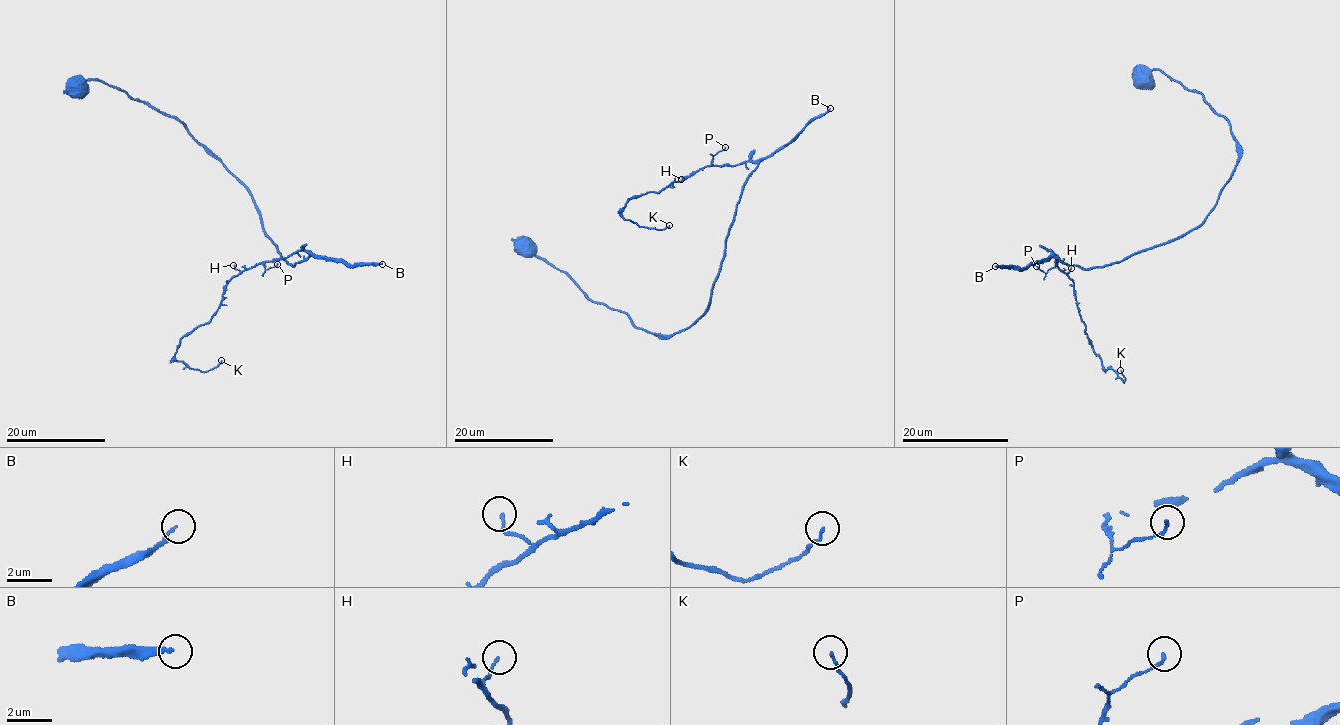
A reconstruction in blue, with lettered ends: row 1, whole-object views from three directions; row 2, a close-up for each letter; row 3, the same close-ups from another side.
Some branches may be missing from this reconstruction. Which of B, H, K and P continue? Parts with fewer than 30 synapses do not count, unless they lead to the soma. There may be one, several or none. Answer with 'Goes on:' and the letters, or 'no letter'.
Goes on: B

